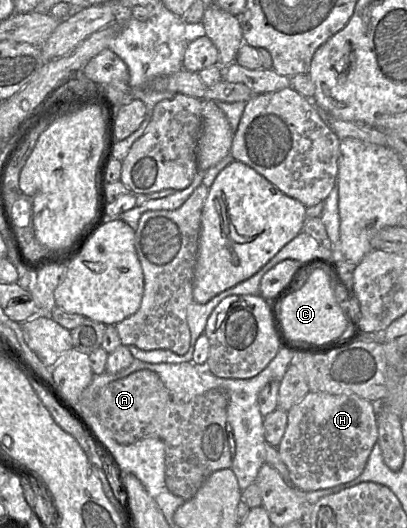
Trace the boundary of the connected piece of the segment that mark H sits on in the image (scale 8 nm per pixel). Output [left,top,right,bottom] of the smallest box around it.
[277,391,378,492]

